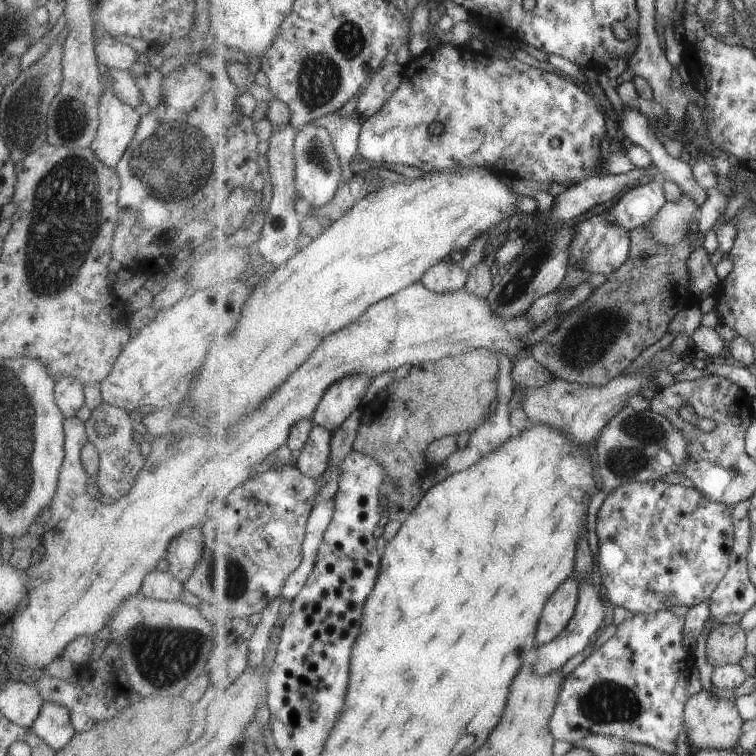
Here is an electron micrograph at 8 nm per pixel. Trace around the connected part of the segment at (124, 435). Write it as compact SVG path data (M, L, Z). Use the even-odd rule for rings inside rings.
M102 403L91 411L89 419L83 424L87 441L97 449L99 454L99 466L94 485L99 490L99 497L105 501L113 501L121 496L125 496L135 483L135 478L143 467L143 454L139 452L139 446L133 441L131 436L134 431L134 424L131 418L129 418L127 411L106 403ZM99 421L113 428L113 431L103 436L98 435L95 423Z

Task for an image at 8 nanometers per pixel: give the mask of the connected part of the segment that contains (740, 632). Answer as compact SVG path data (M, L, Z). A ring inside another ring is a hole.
M717 624L706 640L706 657L715 668L738 664L747 656L747 632L737 624Z

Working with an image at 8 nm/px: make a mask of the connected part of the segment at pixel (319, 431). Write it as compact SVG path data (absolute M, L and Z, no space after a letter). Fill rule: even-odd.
M314 426L303 451L297 455L296 467L310 478L318 478L329 467L333 432L321 426Z

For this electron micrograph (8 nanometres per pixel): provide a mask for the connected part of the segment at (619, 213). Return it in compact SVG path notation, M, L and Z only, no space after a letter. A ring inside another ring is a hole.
M656 177L648 184L630 189L615 206L604 212L607 220L629 231L649 224L667 204L664 188L664 181Z

